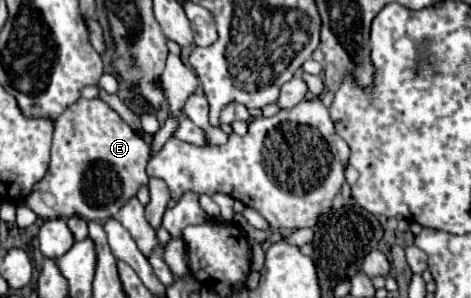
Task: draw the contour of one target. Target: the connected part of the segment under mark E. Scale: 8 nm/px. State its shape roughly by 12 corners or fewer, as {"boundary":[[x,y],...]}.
{"boundary":[[99,98],[55,120],[21,204],[105,222],[147,186],[151,148]]}

